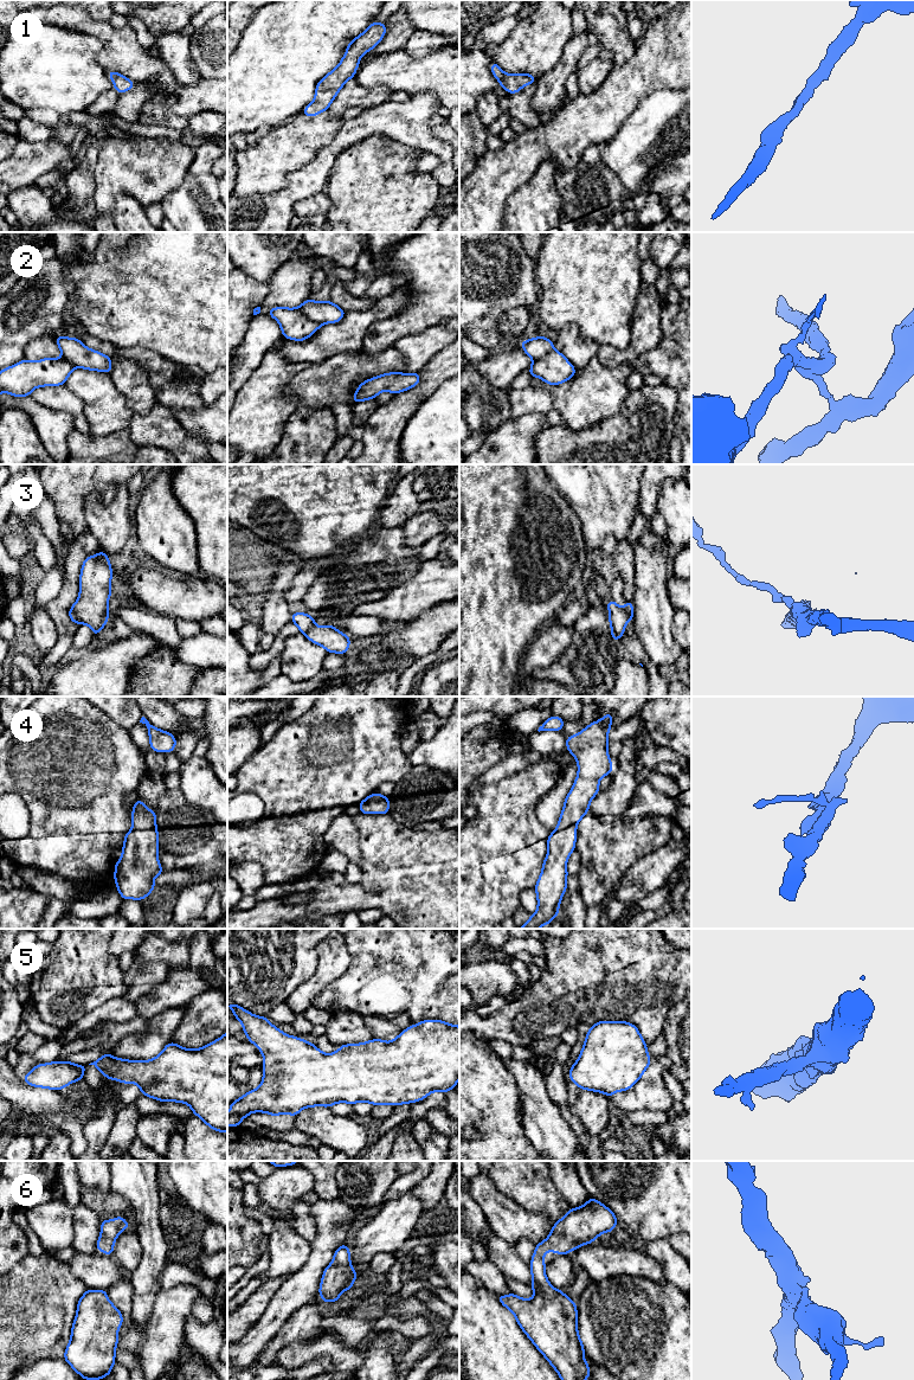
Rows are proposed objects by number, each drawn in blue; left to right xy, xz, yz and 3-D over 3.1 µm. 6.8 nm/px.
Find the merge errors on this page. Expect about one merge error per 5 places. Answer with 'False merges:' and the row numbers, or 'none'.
False merges: 2, 3

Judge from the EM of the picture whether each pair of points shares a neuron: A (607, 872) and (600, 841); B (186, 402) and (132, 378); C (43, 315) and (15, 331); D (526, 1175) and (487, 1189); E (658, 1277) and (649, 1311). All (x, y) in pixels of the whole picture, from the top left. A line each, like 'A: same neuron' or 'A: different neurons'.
A: same neuron
B: different neurons
C: same neuron
D: different neurons
E: different neurons

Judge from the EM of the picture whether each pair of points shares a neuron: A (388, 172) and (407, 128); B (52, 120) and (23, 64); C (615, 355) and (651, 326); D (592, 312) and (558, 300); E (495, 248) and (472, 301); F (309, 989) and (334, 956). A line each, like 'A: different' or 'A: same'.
A: different
B: different
C: same
D: same
E: same
F: same

